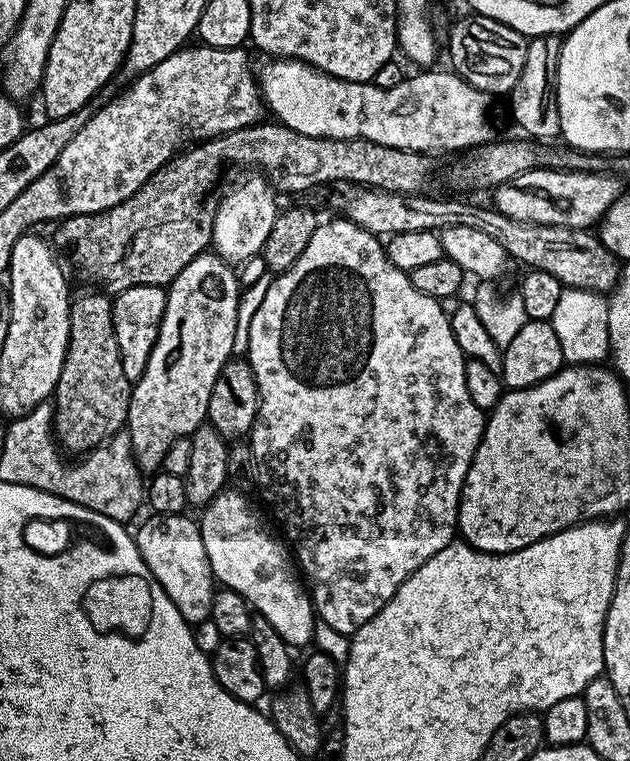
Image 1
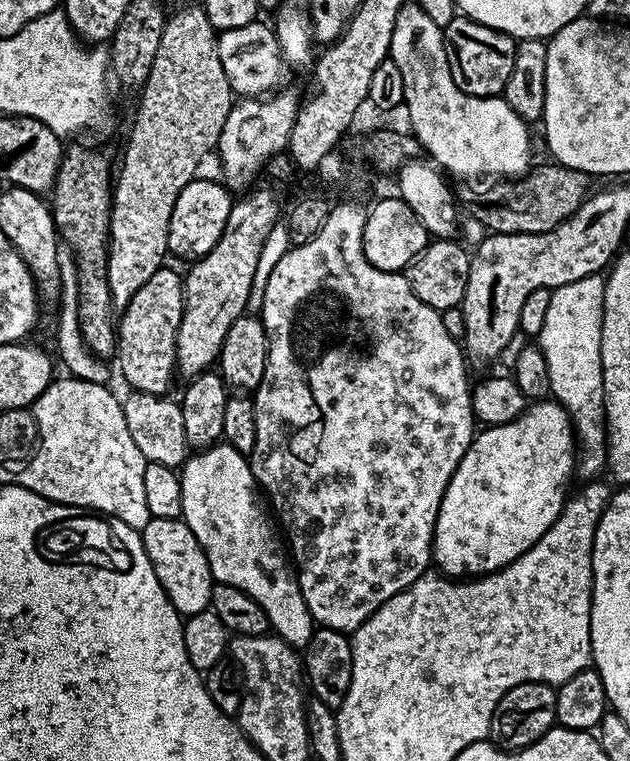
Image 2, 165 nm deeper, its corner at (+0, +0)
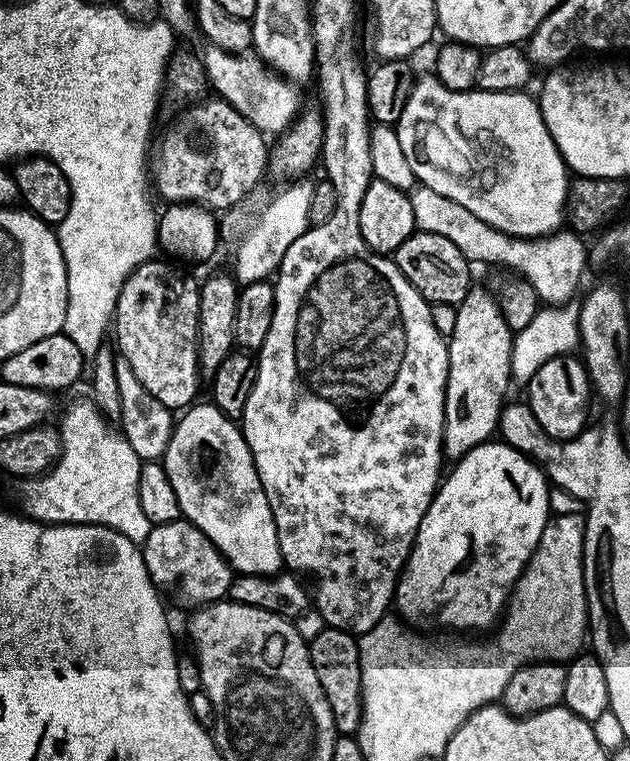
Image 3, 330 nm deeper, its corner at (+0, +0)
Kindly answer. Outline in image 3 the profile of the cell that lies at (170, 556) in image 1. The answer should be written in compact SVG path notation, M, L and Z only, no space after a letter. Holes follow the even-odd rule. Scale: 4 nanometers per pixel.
M186 519L157 524L149 532L142 545L146 570L150 578L161 589L177 588L192 606L214 604L218 600L225 599L230 590L230 582L234 575L234 569L228 565L224 555Z

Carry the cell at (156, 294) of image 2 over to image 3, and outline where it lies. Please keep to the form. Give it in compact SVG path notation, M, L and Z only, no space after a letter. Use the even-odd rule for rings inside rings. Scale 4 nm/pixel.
M161 259L139 264L124 280L116 303L114 344L130 370L138 374L138 382L142 382L162 406L184 410L197 399L196 391L202 383L198 362L200 290L197 281L179 272L175 263Z

